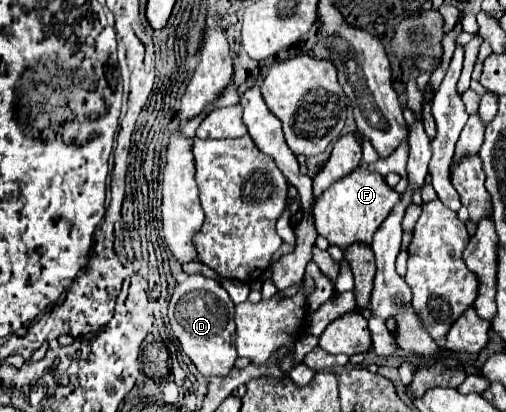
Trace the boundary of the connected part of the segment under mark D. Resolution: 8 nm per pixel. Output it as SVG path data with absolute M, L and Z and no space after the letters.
M191 274L183 282L177 282L173 290L167 308L171 330L177 336L183 352L205 378L227 376L237 360L233 314L235 306L229 294L213 278L205 278L203 274Z

